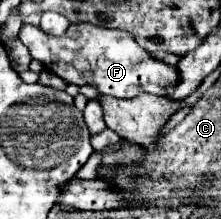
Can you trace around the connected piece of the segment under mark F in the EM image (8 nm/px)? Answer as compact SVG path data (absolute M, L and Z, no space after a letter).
M74 23L68 27L64 37L52 37L42 33L40 27L22 25L18 37L30 49L32 59L38 59L50 73L56 73L64 81L74 83L78 87L88 83L104 95L112 95L116 99L132 99L142 91L162 95L164 85L172 85L172 81L176 81L176 67L140 49L134 37L120 29L108 29L90 23Z

